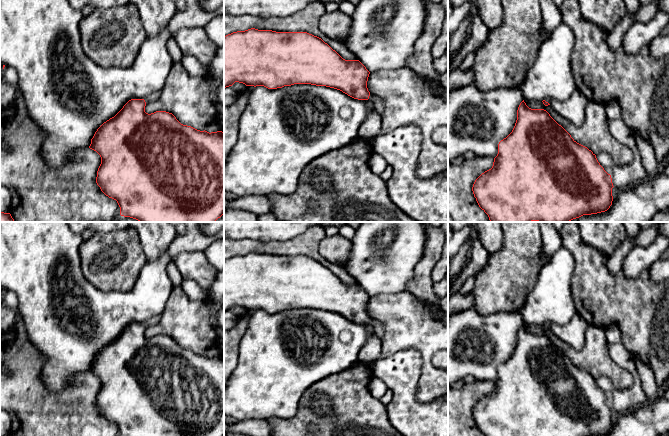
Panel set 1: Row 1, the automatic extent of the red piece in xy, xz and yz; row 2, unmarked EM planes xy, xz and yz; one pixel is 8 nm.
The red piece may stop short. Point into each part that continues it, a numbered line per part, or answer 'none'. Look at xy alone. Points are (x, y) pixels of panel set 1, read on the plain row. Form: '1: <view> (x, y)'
1: xy (155, 320)

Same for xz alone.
1: xz (378, 328)

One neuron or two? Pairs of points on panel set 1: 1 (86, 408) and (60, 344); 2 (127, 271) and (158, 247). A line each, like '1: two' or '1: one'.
1: two
2: two

